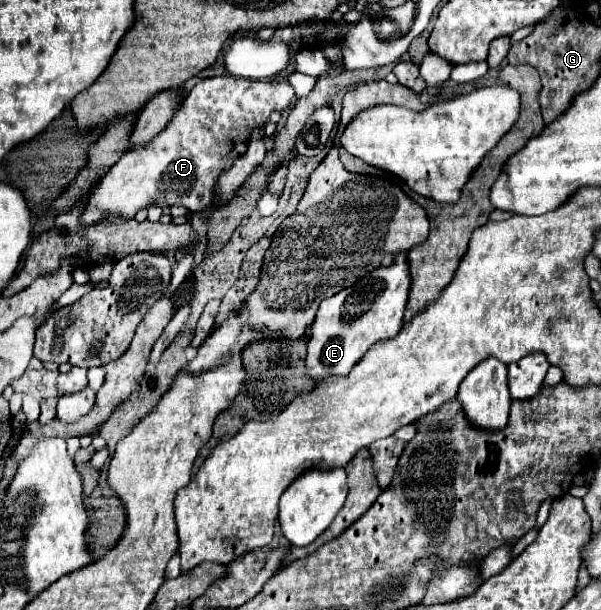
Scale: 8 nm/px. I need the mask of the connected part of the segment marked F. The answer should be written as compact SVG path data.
M222 75L198 81L182 101L170 125L152 141L128 149L94 187L82 221L92 225L112 215L134 217L140 209L150 205L180 205L190 213L214 207L218 177L244 153L252 131L266 125L270 113L274 109L286 109L292 99L294 87L284 79L250 81Z

